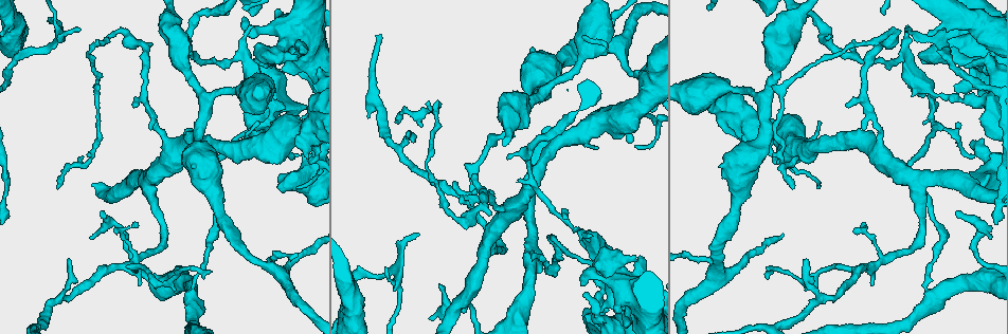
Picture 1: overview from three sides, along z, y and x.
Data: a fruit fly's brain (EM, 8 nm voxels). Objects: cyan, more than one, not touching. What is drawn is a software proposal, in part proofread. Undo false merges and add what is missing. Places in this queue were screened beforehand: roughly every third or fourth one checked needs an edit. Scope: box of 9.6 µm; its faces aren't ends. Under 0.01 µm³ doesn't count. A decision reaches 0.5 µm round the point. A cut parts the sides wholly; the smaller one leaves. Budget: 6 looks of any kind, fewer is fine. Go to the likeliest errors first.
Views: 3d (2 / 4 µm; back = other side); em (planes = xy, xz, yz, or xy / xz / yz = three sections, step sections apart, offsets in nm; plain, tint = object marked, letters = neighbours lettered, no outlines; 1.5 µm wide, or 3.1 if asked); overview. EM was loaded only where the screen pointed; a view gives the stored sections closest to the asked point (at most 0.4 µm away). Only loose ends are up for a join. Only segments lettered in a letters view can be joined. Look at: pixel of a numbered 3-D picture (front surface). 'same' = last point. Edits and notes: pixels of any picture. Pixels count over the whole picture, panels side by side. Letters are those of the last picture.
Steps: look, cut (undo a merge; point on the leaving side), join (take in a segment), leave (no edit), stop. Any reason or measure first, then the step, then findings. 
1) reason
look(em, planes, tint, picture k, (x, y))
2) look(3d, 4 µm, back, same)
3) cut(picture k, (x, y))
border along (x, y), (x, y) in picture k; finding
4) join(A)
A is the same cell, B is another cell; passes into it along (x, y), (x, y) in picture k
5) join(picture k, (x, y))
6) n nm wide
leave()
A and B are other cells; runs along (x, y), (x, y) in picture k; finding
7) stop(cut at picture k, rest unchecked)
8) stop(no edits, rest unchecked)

thin end
look(em, planes, letters, picture 1, (429, 318))

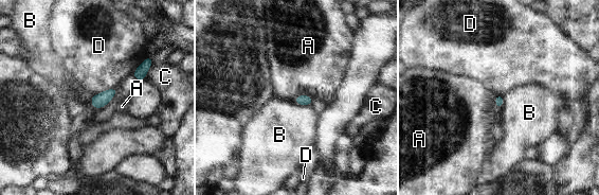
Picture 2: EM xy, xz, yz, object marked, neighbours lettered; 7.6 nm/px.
leave()
A, B, C and D are other cells; none of them fits

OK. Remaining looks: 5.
free end
look(em, planes, letters, picture 1, (634, 146))

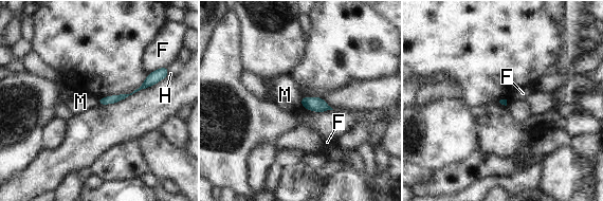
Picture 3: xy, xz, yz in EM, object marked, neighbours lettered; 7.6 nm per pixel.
leave()
F, H and M are other cells; runs along (156, 77), (127, 95), (101, 102) in picture 3; no lettered segment goes on from it

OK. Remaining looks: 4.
tapers out
look(3d, 2 µm, picture 1, (418, 233))

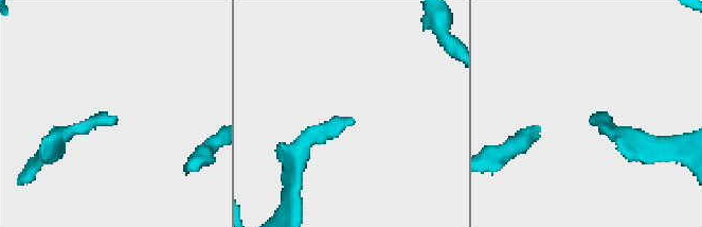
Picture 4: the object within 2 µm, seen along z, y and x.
now the EM
look(em, planes, letters, picture 4, (114, 117))

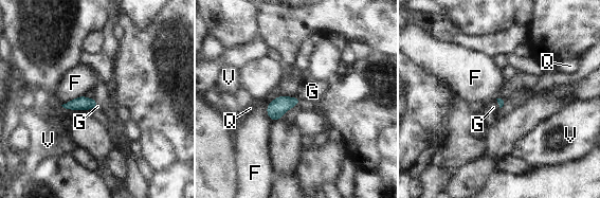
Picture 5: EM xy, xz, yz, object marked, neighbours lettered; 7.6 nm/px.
join(picture 5, (312, 91))
G is the same cell, F, Q and V are other cells; it goes on there

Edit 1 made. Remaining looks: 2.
stop(join at picture 5, rest unchecked)

